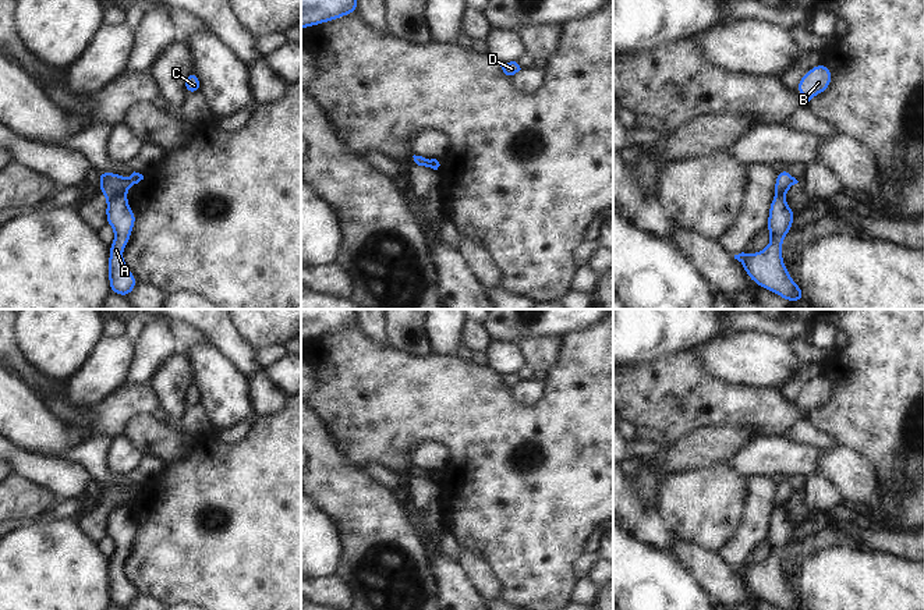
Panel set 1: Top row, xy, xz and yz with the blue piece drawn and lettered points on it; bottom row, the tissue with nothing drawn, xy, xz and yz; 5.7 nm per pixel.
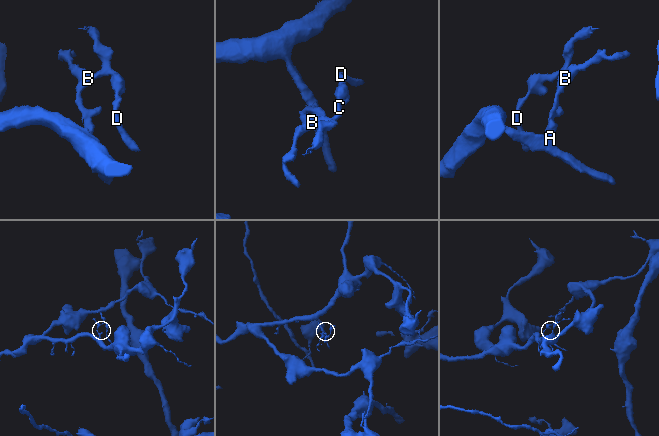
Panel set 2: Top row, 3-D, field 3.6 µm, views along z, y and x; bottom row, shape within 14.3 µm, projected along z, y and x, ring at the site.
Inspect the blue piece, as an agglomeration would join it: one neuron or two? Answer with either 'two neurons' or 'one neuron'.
two neurons

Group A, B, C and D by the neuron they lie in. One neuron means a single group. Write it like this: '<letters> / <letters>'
A / B C D

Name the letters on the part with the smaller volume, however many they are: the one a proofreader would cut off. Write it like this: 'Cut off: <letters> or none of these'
Cut off: B, C, D

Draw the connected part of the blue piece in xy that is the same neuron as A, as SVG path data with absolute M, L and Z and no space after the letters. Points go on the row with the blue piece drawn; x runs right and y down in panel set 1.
M118 194L107 202L106 223L114 230L114 241L109 247L109 286L113 294L121 297L128 297L139 283L123 259L123 249L131 238L135 220L137 213L128 206L125 194Z

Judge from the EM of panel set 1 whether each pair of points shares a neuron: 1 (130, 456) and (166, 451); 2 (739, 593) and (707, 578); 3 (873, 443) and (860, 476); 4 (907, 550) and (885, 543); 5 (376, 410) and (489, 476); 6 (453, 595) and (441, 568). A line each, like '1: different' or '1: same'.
1: different
2: same
3: different
4: same
5: same
6: same

